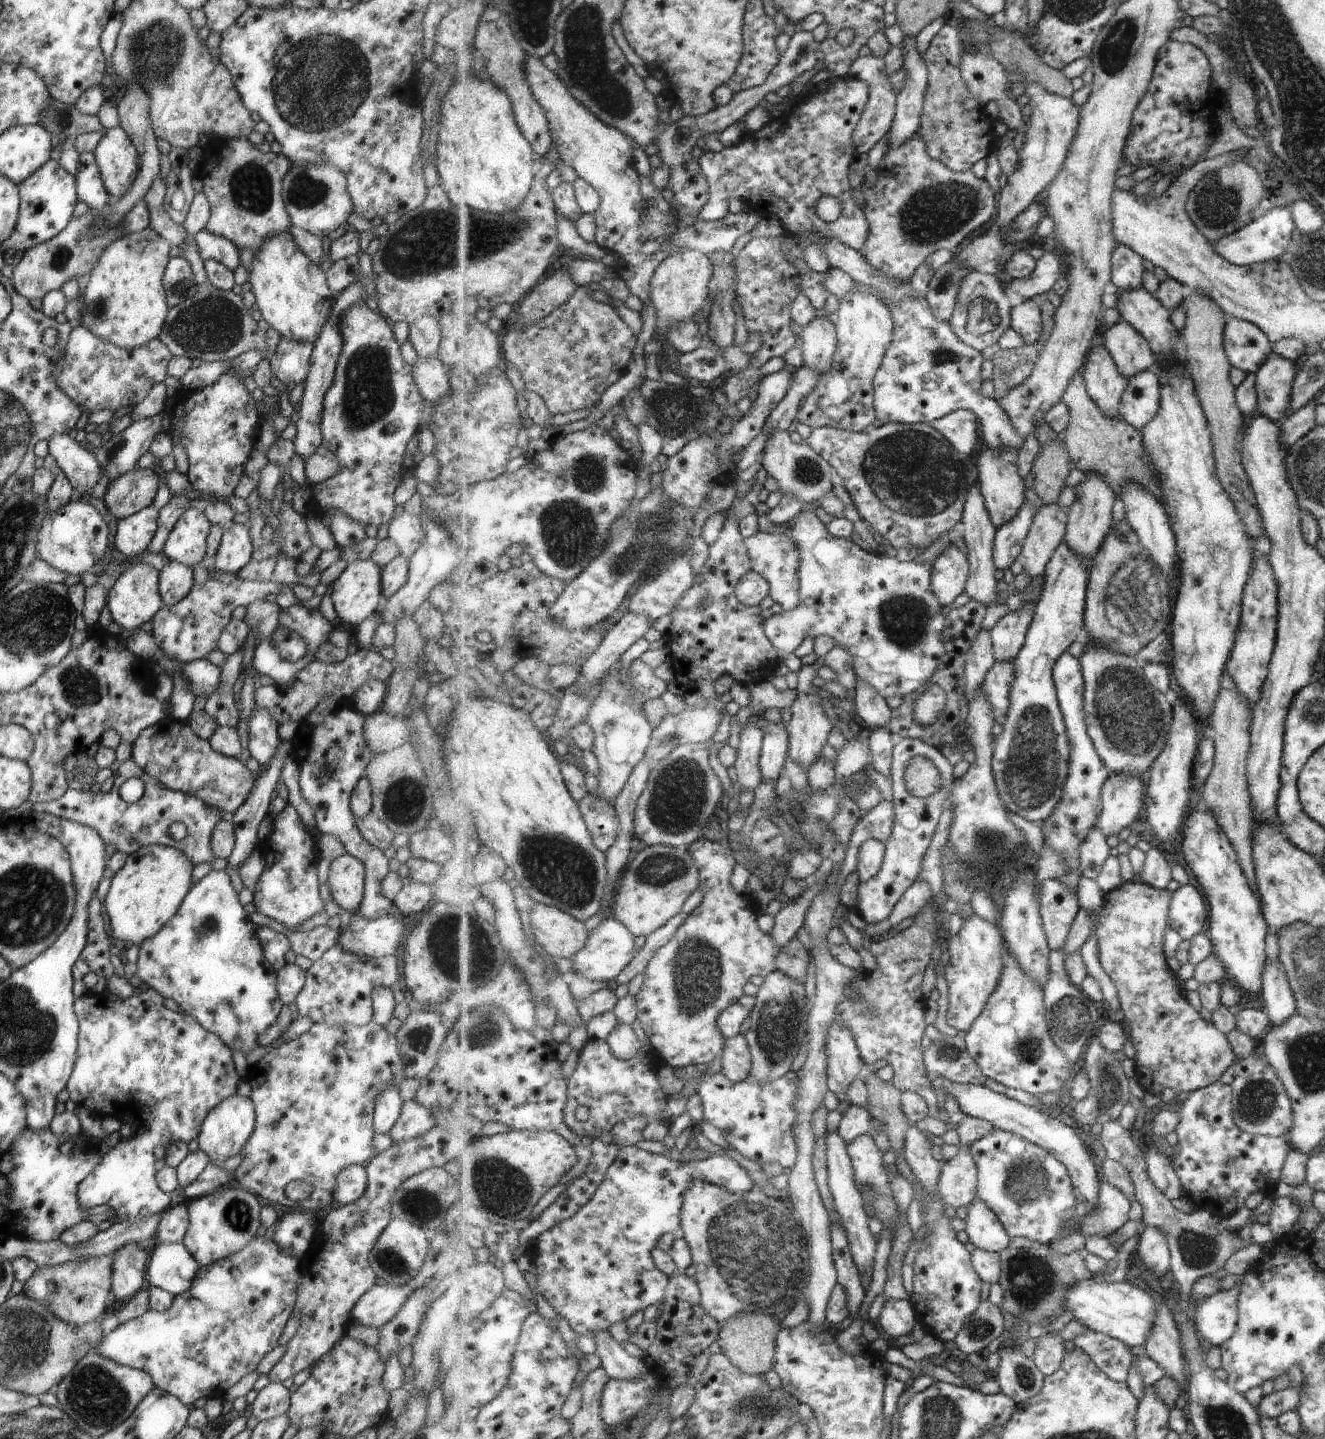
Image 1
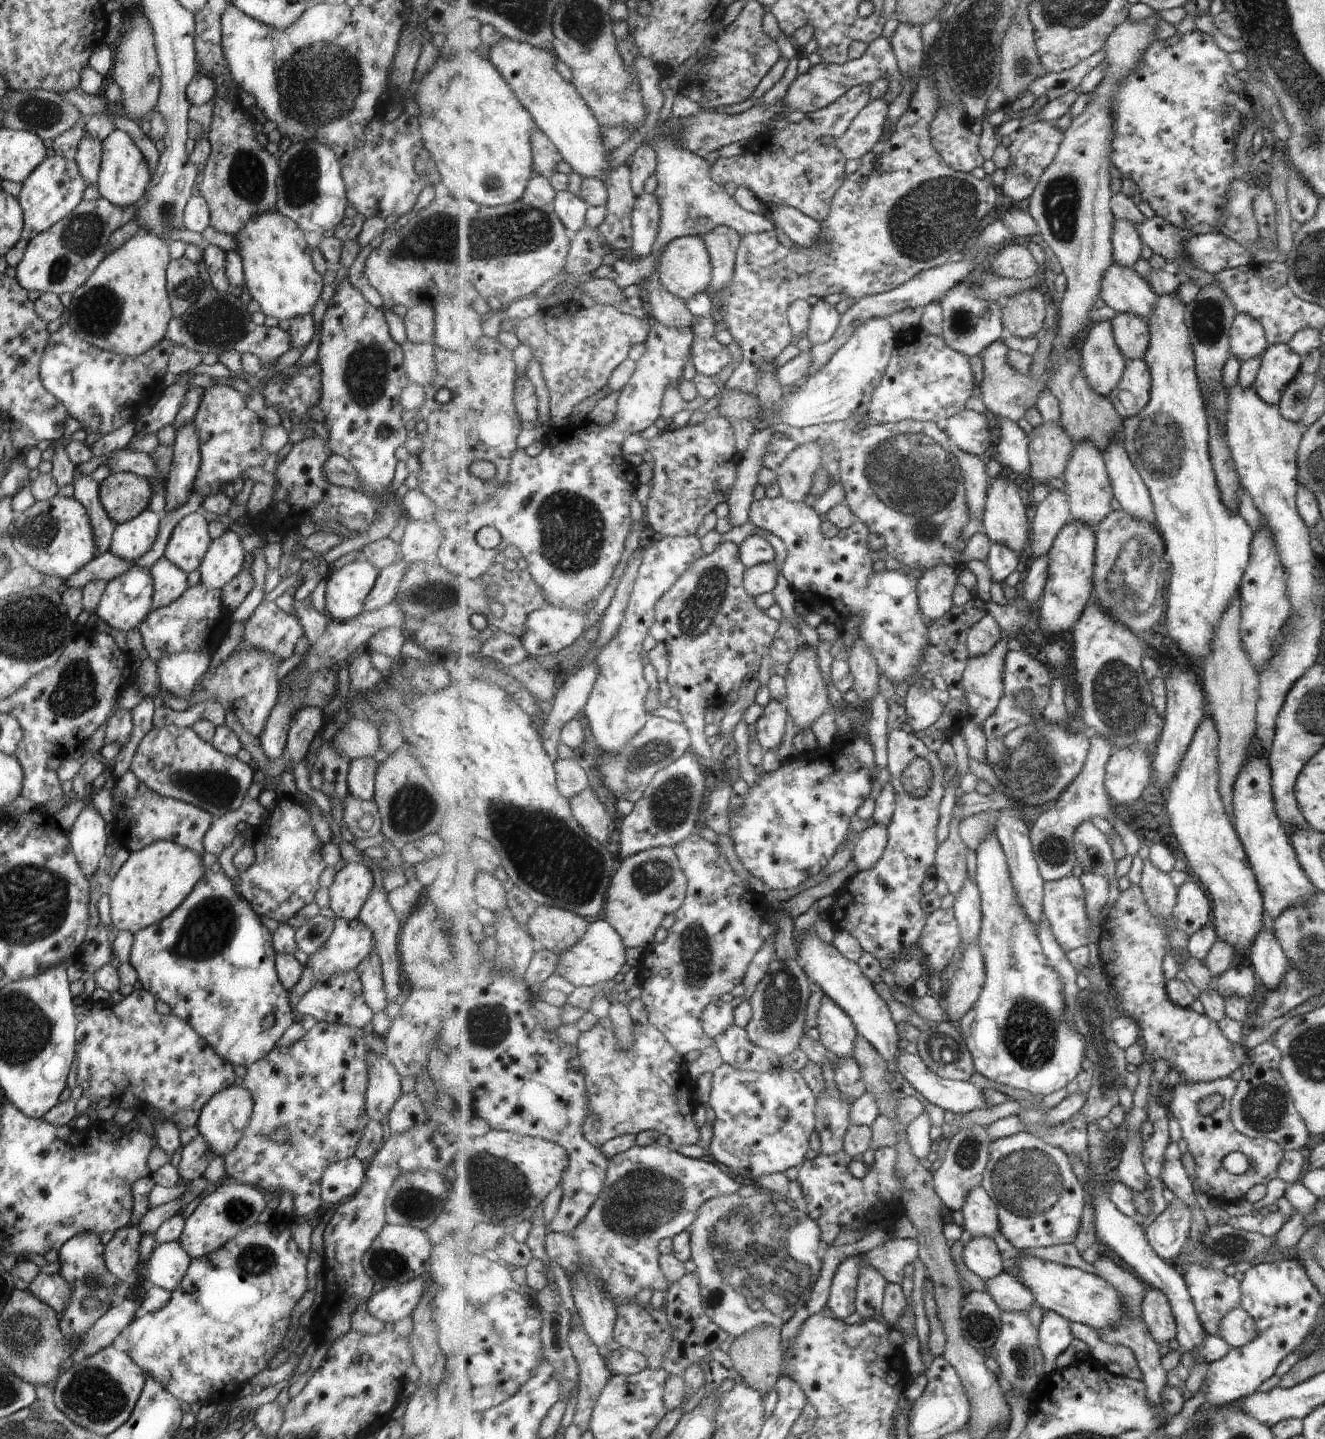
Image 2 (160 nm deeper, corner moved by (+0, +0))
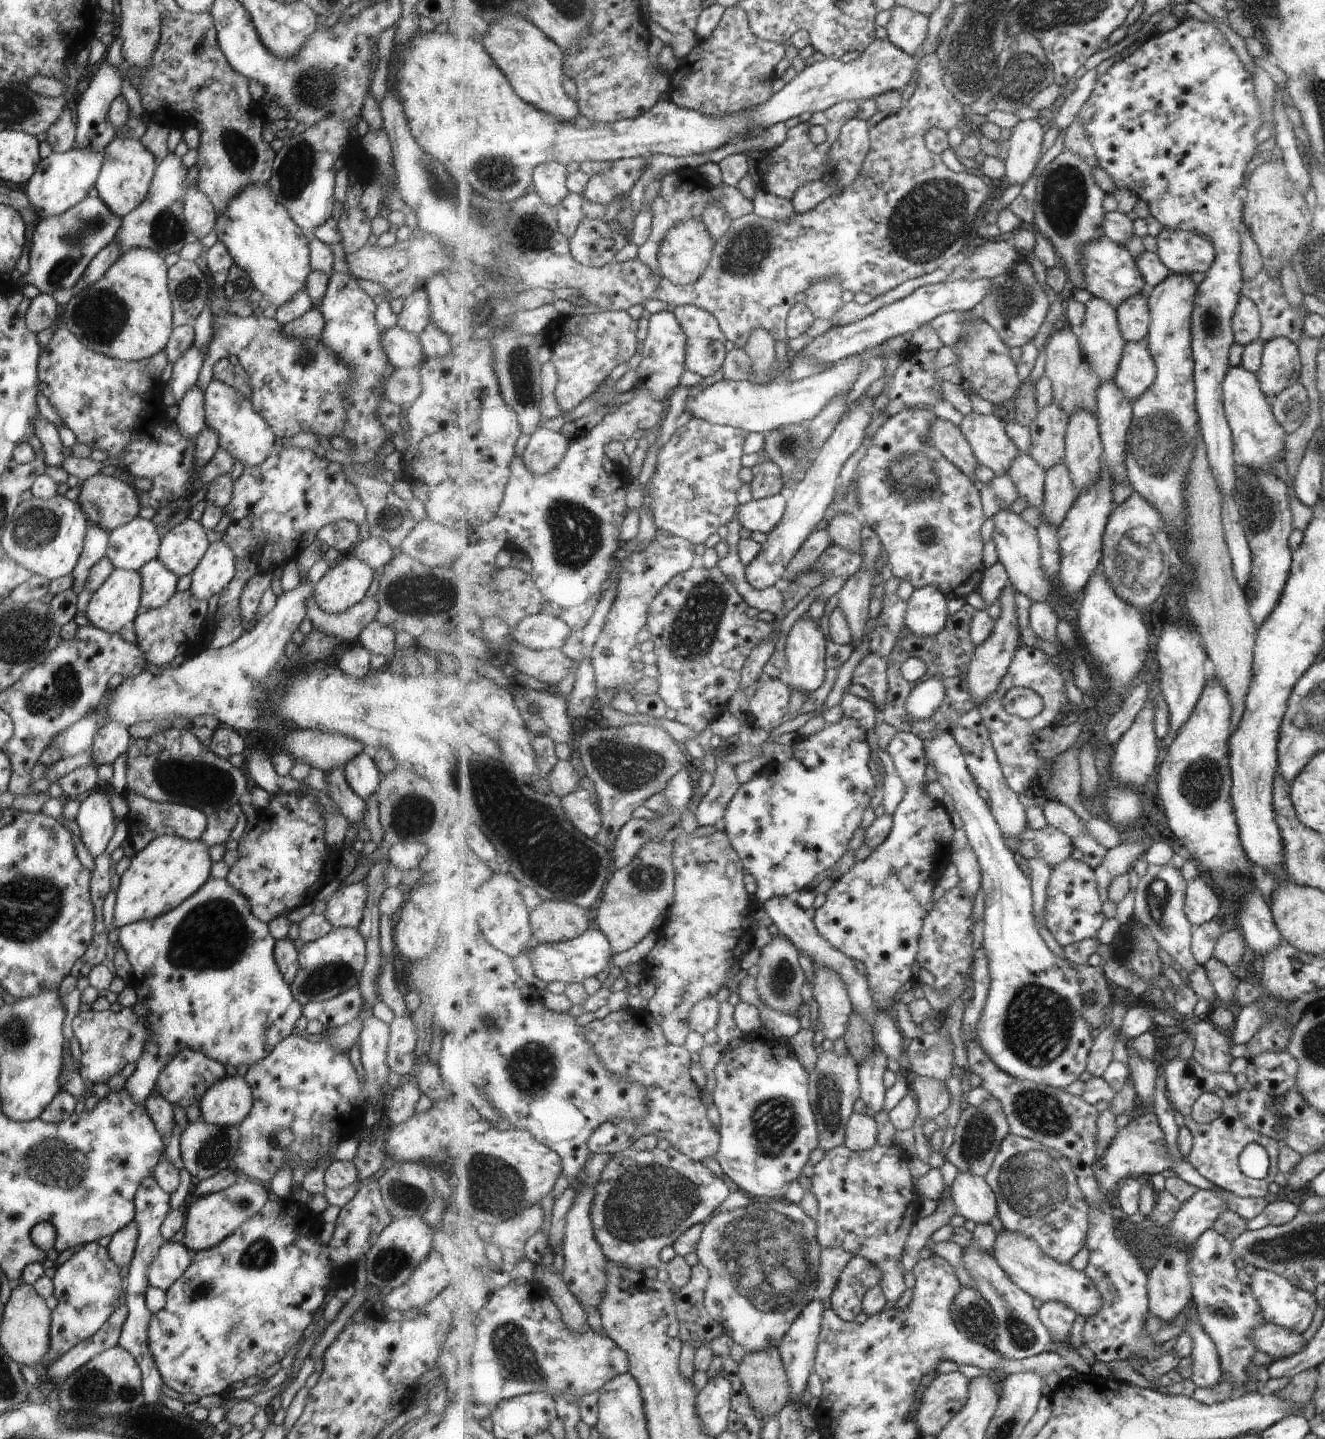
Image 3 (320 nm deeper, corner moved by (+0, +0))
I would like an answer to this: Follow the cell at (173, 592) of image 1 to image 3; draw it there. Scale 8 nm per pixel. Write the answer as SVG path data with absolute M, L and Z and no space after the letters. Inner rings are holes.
M159 559L147 561L141 565L141 568L138 568L137 572L141 577L141 594L137 615L161 606L175 594L175 583L178 576L165 568Z

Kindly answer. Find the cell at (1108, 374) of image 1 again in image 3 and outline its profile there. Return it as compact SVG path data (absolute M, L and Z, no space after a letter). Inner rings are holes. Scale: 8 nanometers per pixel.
M1094 297L1085 305L1083 322L1078 327L1078 336L1085 360L1092 364L1101 382L1115 379L1119 371L1121 357L1124 355L1126 340L1121 332L1116 307L1109 301Z

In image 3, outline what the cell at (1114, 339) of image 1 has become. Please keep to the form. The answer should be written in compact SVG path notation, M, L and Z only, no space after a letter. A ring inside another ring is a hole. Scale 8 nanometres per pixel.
M1149 291L1135 295L1116 306L1121 332L1126 341L1147 340L1152 315L1149 306Z

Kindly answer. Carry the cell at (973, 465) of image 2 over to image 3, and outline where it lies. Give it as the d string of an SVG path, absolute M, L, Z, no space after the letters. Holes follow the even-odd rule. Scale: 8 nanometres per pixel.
M937 419L932 424L932 430L928 432L928 440L975 482L974 472L979 462L959 426Z

